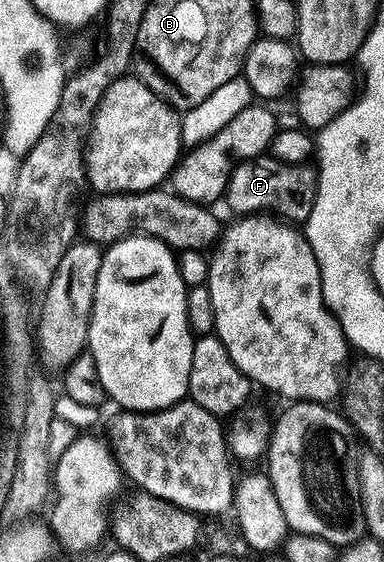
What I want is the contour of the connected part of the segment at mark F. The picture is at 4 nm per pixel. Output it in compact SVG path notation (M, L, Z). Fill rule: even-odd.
M258 157L246 159L233 168L223 199L229 202L231 210L237 211L233 213L238 216L272 213L290 224L301 225L307 217L311 217L316 185L316 166L308 162L283 163L272 157Z

